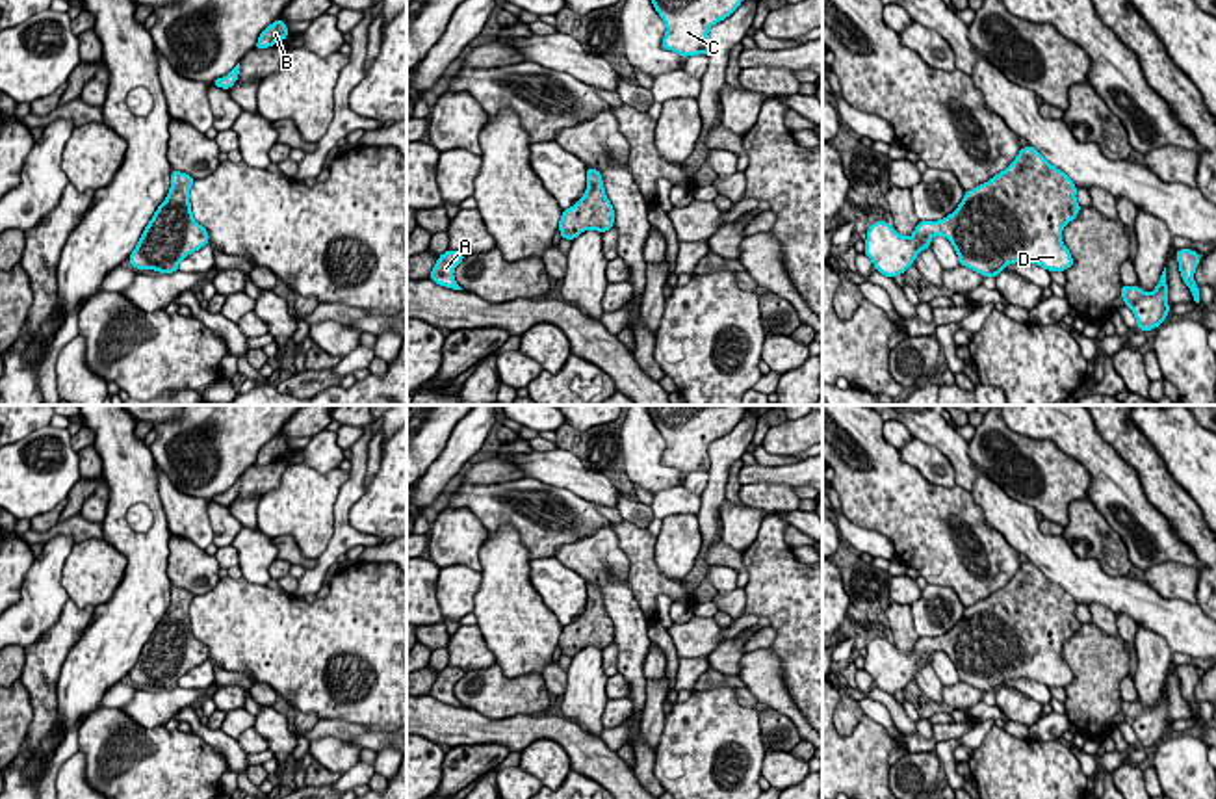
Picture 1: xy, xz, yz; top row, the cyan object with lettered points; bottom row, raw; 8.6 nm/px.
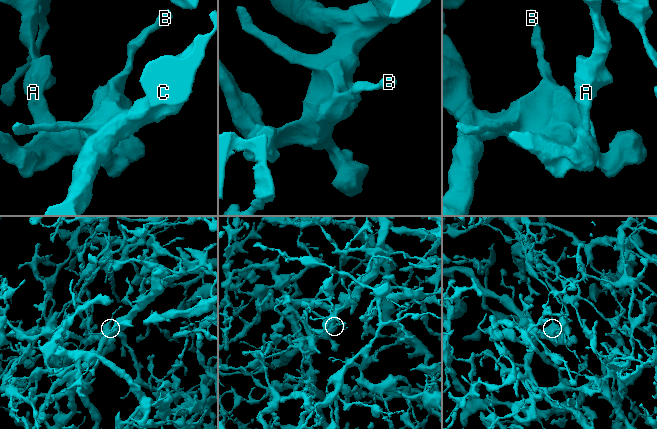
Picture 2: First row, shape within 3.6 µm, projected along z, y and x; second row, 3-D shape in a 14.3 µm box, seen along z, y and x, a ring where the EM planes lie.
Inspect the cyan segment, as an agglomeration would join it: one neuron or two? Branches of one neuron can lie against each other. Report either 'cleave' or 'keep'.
keep

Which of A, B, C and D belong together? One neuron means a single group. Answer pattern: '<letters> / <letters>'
A B C D

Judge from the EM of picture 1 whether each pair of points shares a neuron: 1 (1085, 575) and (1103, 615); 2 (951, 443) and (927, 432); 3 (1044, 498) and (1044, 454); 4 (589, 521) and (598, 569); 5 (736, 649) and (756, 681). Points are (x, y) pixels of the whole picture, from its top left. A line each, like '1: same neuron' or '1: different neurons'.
1: different neurons
2: same neuron
3: same neuron
4: different neurons
5: different neurons

